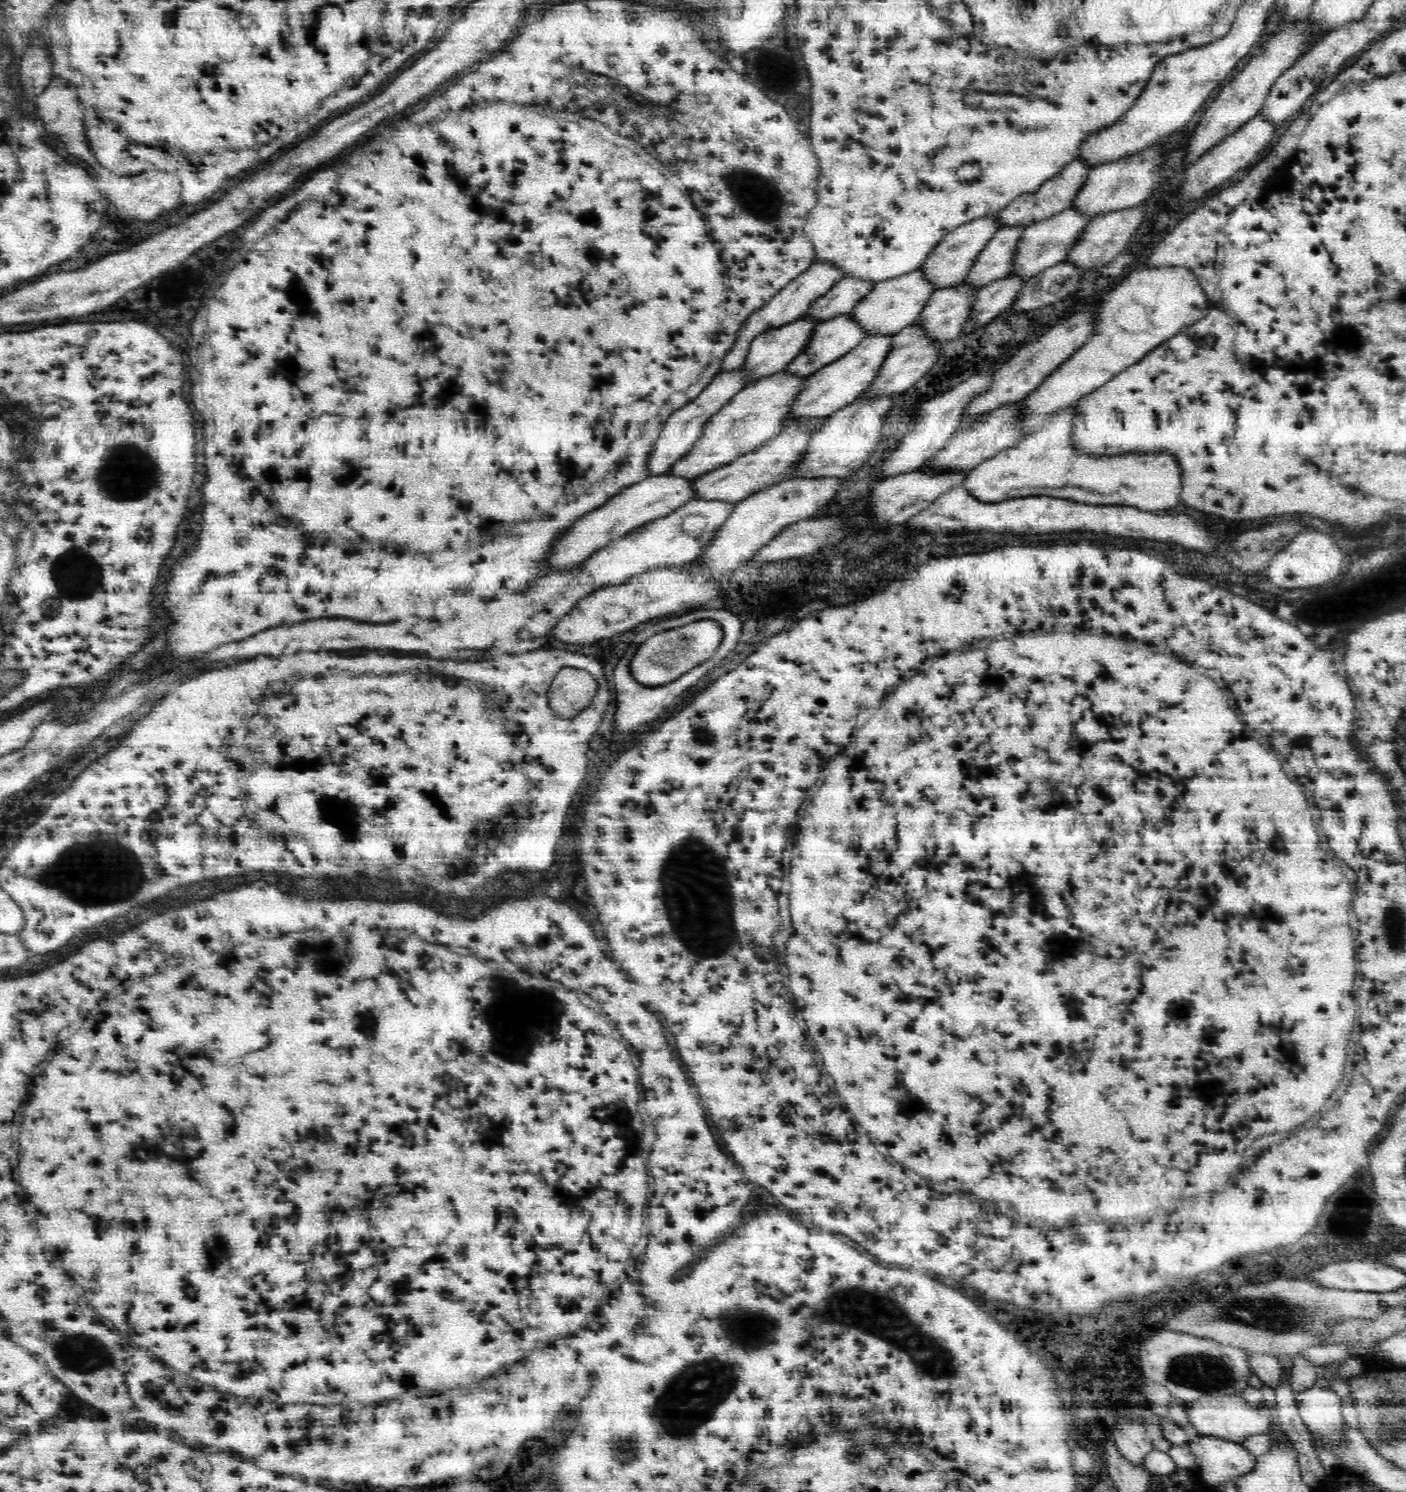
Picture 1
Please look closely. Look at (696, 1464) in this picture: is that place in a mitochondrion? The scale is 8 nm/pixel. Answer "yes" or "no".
no

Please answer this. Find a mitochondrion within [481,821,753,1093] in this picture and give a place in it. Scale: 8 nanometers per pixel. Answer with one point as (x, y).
(675, 870)

